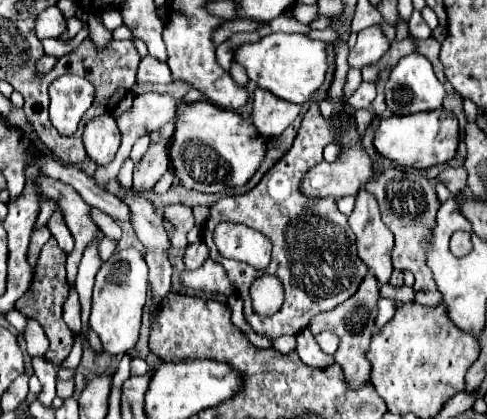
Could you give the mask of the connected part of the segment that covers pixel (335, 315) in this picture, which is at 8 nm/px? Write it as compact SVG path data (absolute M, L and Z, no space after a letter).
M368 273L366 279L362 281L360 289L342 305L334 307L332 311L326 311L322 315L316 315L310 321L310 329L314 335L322 331L332 331L340 337L340 347L342 347L342 357L338 357L338 365L344 371L346 385L356 391L366 385L370 385L370 361L366 359L366 351L370 345L370 337L374 333L374 315L376 315L376 301L378 301L378 281Z

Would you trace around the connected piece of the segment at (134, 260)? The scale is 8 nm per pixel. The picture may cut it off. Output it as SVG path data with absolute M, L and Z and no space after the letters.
M122 249L116 251L106 263L102 263L94 285L90 329L100 337L104 351L112 355L124 355L136 345L142 307L146 303L146 291L148 291L148 267L140 251Z

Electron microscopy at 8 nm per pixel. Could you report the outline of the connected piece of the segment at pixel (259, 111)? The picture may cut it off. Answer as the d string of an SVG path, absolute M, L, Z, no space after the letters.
M256 89L254 91L254 109L252 109L252 123L264 139L274 139L282 135L282 131L298 117L300 105L290 105L268 91Z

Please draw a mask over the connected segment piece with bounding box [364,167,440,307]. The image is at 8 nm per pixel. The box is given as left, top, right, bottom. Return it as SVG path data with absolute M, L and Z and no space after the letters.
M390 167L378 175L364 187L368 193L372 193L378 201L382 221L384 225L394 233L394 248L392 250L392 266L401 271L412 271L416 277L414 283L414 299L412 303L424 305L424 307L436 307L440 303L440 295L436 289L436 283L432 279L432 271L426 263L426 249L430 247L430 237L436 225L436 213L440 209L438 197L434 187L424 175L418 175L414 171L406 171L402 167Z

